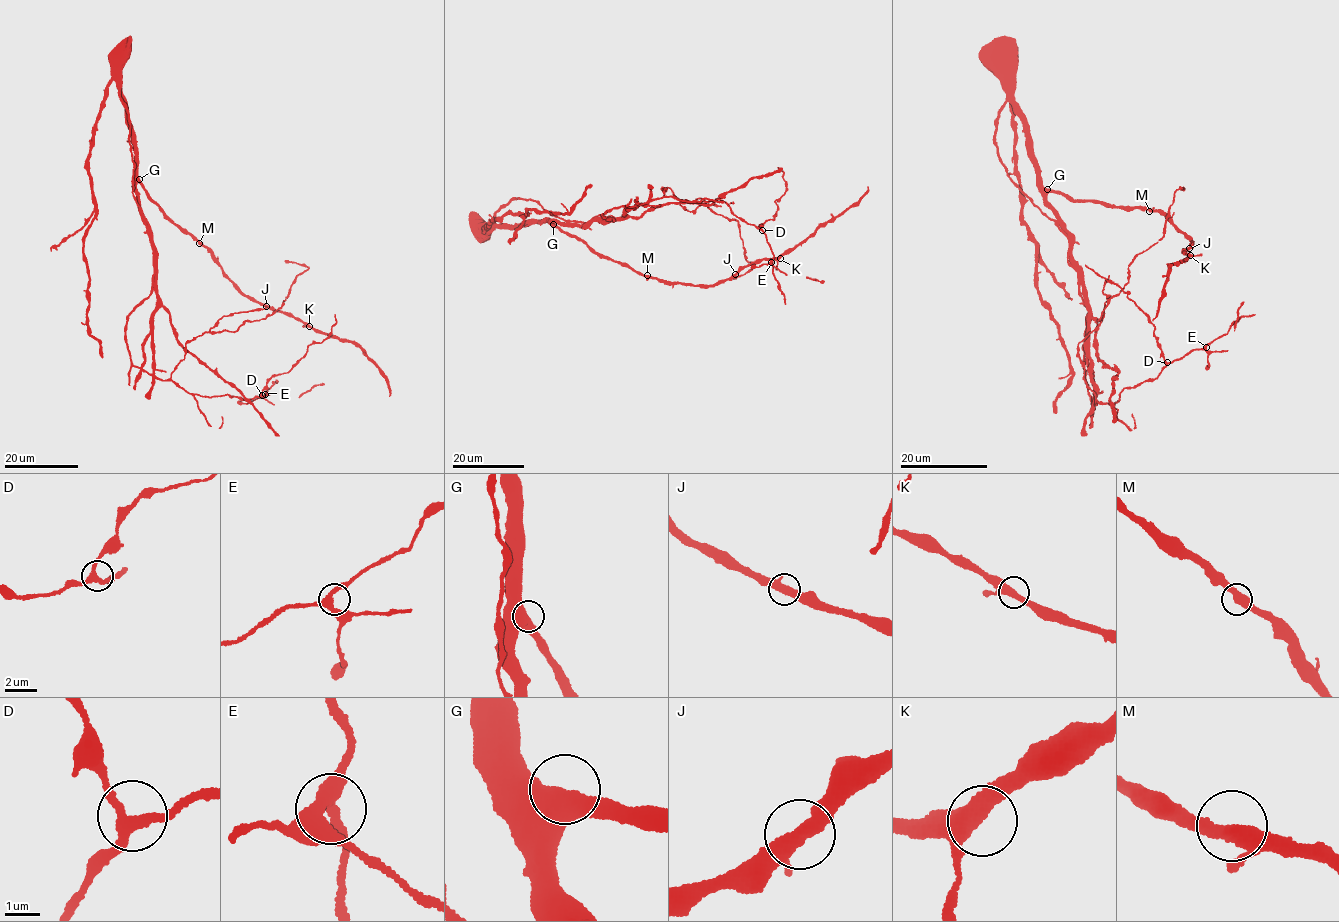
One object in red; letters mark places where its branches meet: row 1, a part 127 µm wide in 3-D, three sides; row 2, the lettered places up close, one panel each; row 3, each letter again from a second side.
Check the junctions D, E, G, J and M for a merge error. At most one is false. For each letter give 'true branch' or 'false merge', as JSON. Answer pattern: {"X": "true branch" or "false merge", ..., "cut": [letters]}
{"D": "true branch", "E": "true branch", "G": "true branch", "J": "true branch", "M": "true branch", "cut": []}

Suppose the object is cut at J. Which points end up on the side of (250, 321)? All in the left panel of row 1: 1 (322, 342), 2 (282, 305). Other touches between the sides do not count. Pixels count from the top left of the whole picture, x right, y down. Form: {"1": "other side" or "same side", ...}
{"1": "same side", "2": "same side"}

